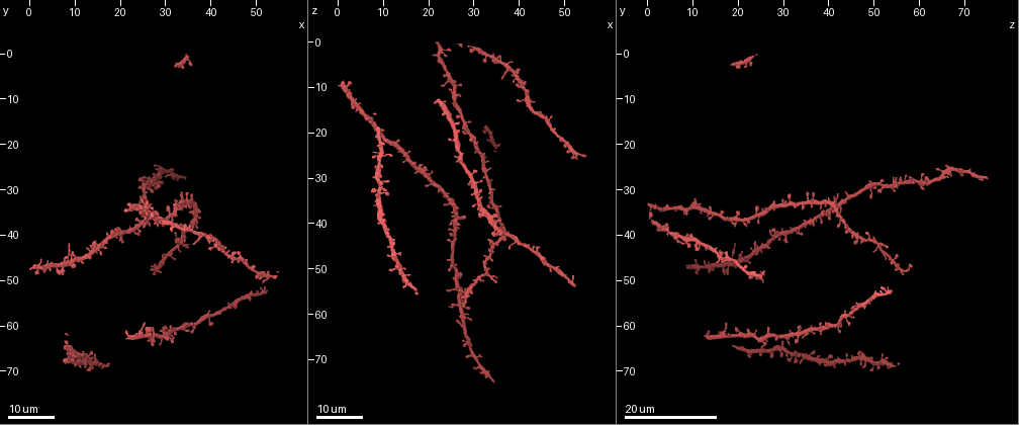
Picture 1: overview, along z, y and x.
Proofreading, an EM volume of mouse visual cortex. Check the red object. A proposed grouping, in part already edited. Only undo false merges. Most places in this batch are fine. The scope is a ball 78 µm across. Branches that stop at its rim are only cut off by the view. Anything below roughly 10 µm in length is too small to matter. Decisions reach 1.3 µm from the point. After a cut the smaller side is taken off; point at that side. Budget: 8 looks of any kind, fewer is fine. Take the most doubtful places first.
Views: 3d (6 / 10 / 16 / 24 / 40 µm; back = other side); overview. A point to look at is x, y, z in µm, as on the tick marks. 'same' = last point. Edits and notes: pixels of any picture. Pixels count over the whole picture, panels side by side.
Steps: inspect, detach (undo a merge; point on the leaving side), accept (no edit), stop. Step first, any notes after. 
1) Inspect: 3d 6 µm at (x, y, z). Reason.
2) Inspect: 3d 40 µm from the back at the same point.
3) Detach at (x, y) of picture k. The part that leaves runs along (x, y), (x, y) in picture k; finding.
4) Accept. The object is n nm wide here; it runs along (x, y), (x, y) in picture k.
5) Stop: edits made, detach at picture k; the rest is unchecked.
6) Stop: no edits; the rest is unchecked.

Inspect: 3d 24 µm at (33.5, 33.0, 31.5). Four arms meet.

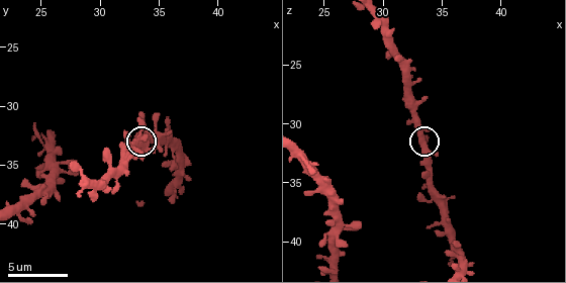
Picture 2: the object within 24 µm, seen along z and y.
Inspect: 3d 10 µm at the same point. Zoom in.

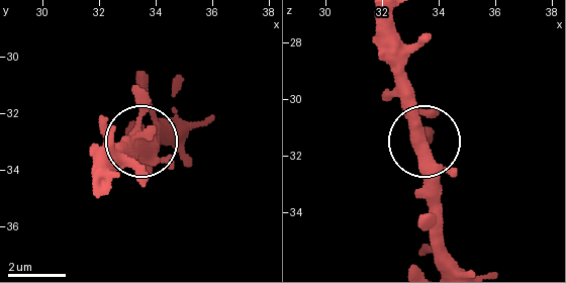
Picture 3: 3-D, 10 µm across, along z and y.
Accept. The side arm is 36 µm long; one cell here.

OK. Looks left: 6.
Inspect: 3d 24 µm at (39.5, 57.0, 44.0). Four or more arms meet.

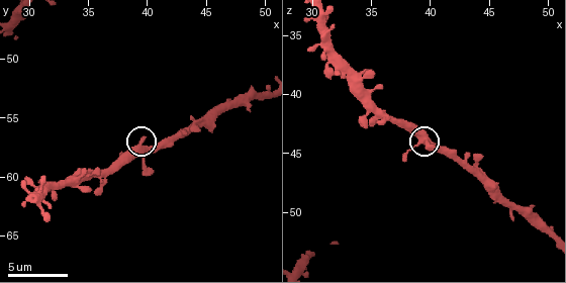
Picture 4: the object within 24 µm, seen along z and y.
Inspect: 3d 10 µm at (39.6, 57.6, 43.6).

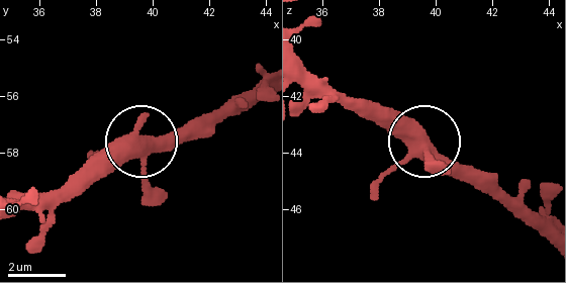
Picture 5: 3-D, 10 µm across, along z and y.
Accept. The object is 420 nm wide here; one cell here.

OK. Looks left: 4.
Inspect: 3d 24 µm at (32.5, 42.5, 50.5). Four-way junction.

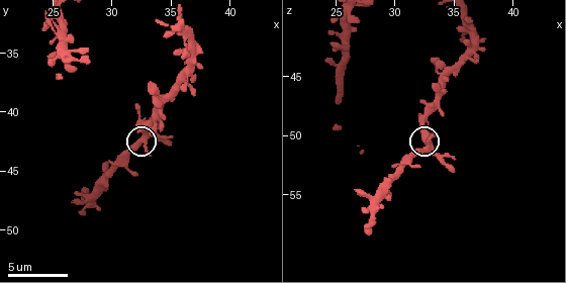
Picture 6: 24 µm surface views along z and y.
Inspect: 3d 6 µm at (32.8, 42.6, 51.2).

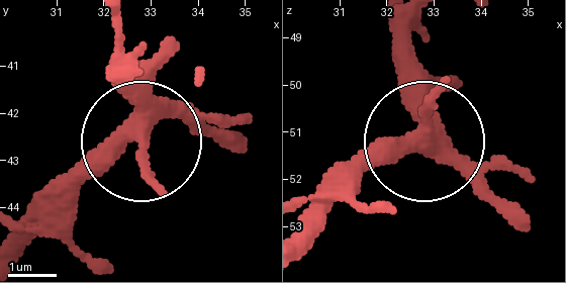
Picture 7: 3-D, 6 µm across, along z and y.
Accept. It runs along (418, 20), (418, 137), (317, 221) in picture 7; continuous, no second cell.

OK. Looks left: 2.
Inspect: 3d 6 µm at (25.8, 35.4, 38.6). Arms run side by side.

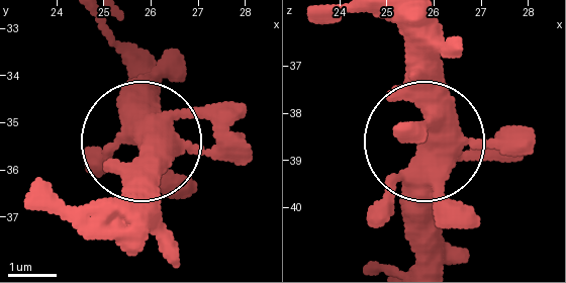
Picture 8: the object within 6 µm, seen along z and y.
Accept. 5 arms meet here; continuous, no second cell.

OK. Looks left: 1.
Stop: no edits; the rest is unchecked.

